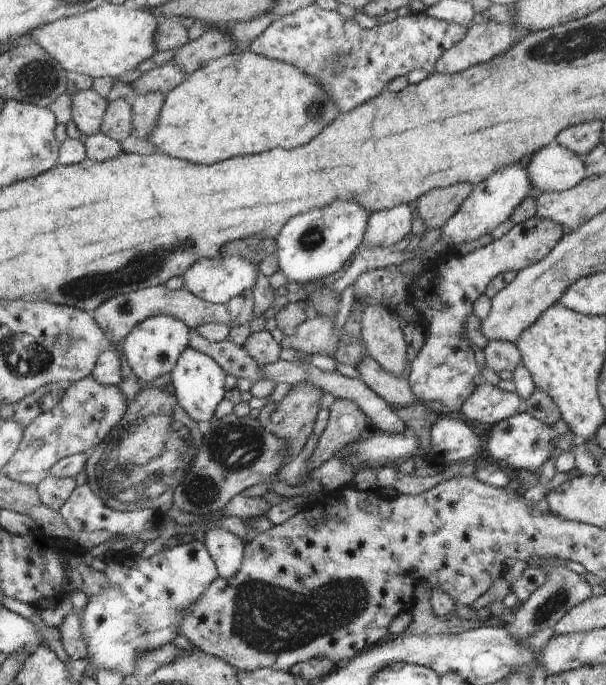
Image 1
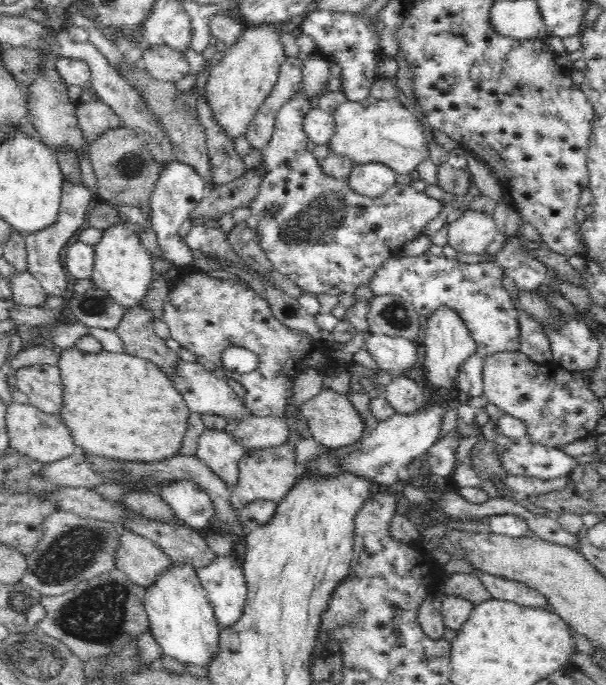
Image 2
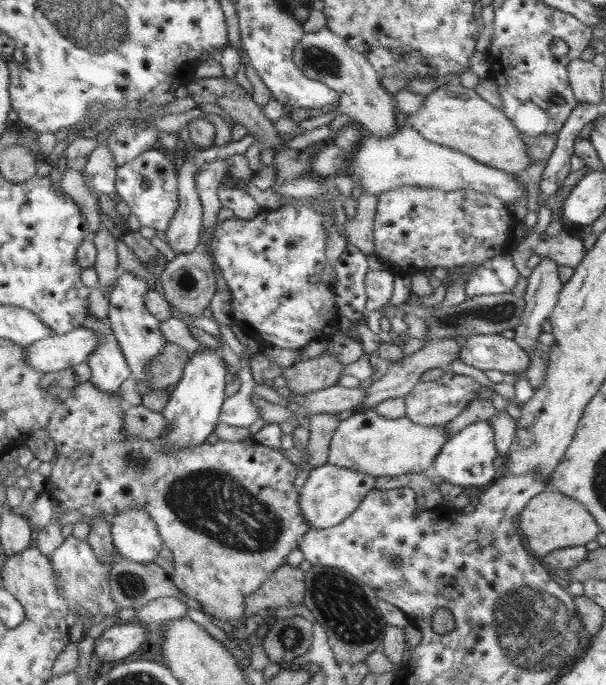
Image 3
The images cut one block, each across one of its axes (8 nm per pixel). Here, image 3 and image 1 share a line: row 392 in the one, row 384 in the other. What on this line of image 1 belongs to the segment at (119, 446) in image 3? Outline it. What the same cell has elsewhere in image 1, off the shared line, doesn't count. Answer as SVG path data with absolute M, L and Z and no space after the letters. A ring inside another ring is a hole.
M93 376L69 384L67 392L63 392L51 410L39 414L27 428L23 428L19 448L3 468L3 474L21 484L39 484L49 476L47 472L55 462L67 456L89 452L101 444L127 412L127 402L121 400L121 390L123 388L117 386L103 386Z

